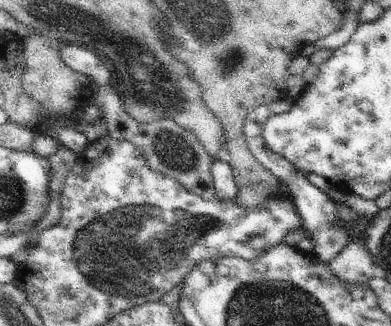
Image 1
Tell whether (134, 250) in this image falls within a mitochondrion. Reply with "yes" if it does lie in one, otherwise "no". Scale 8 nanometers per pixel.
yes

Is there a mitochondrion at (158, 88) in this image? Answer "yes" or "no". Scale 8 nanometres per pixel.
yes

